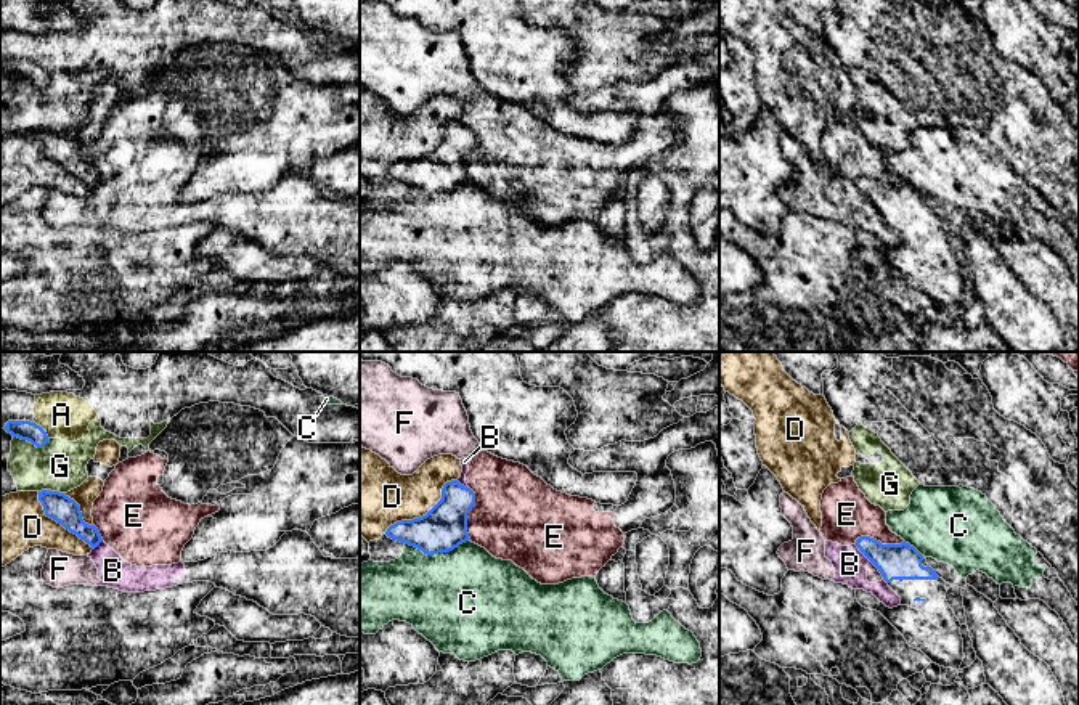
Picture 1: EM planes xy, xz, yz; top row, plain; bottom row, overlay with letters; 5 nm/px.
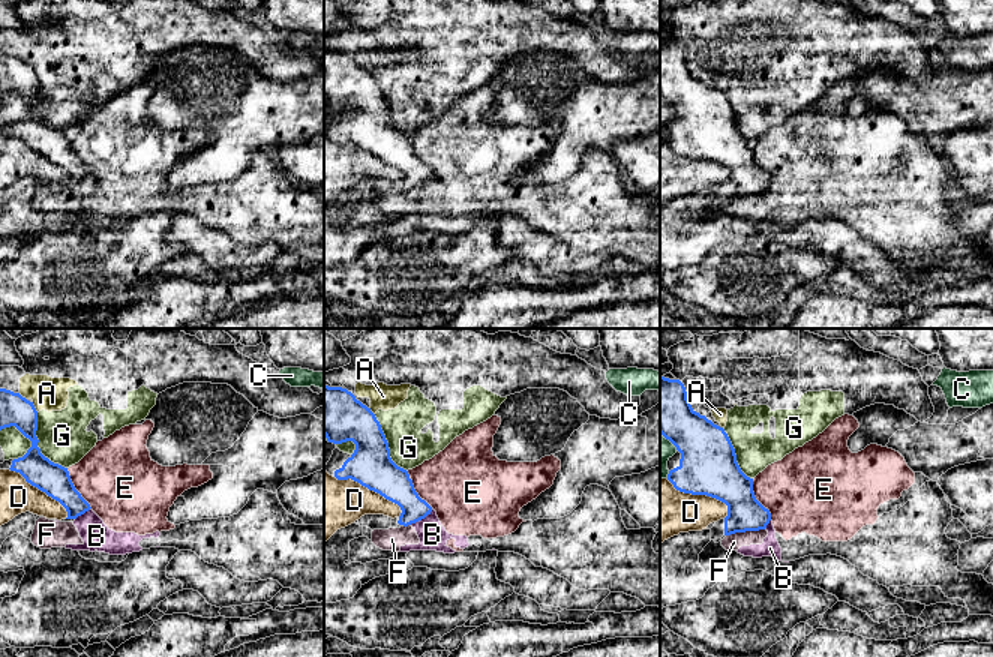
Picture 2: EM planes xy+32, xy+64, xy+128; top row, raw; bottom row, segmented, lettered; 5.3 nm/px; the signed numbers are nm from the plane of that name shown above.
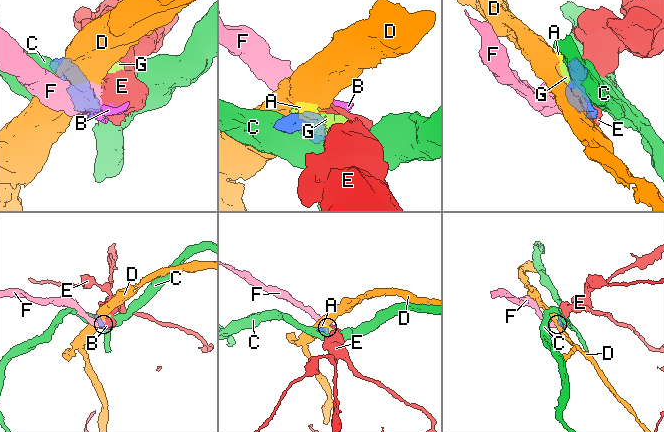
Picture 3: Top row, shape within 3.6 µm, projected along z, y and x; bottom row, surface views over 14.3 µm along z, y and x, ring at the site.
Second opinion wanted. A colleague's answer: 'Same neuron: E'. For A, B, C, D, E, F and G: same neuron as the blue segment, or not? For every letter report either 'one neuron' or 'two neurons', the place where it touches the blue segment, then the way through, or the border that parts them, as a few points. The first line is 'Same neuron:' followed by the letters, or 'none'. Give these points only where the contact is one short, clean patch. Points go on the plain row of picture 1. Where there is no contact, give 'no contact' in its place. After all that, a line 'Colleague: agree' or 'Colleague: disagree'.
Same neuron: none
A: two neurons; contact xy (44, 71); border xy (34, 61), (48, 79)
B: two neurons; contact yz (863, 193); border yz (855, 183), (871, 201)
C: two neurons; contact xz (437, 193)
D: two neurons; contact xz (426, 154)
E: two neurons; contact xz (469, 151)
F: two neurons; contact yz (879, 211); border yz (871, 201), (883, 219)
G: two neurons; contact xy (32, 84)
Colleague: disagree

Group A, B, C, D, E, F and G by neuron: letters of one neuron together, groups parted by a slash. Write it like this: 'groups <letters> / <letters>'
groups A G / B E F / C / D

